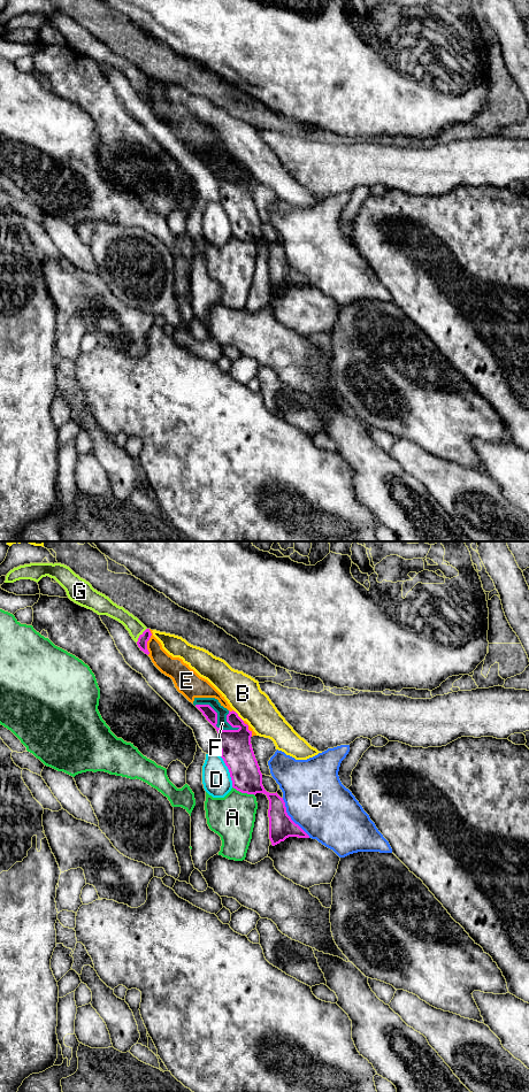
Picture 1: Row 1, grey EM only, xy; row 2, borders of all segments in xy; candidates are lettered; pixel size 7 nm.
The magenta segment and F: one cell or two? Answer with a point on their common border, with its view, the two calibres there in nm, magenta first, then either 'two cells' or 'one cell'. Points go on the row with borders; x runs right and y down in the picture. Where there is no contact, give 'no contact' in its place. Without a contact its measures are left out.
meets magenta in xy at (216, 720); 220 nm thick on the magenta side, 70 nm on the other; two cells

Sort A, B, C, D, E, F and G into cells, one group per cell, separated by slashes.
A / B / C / D / E F / G

